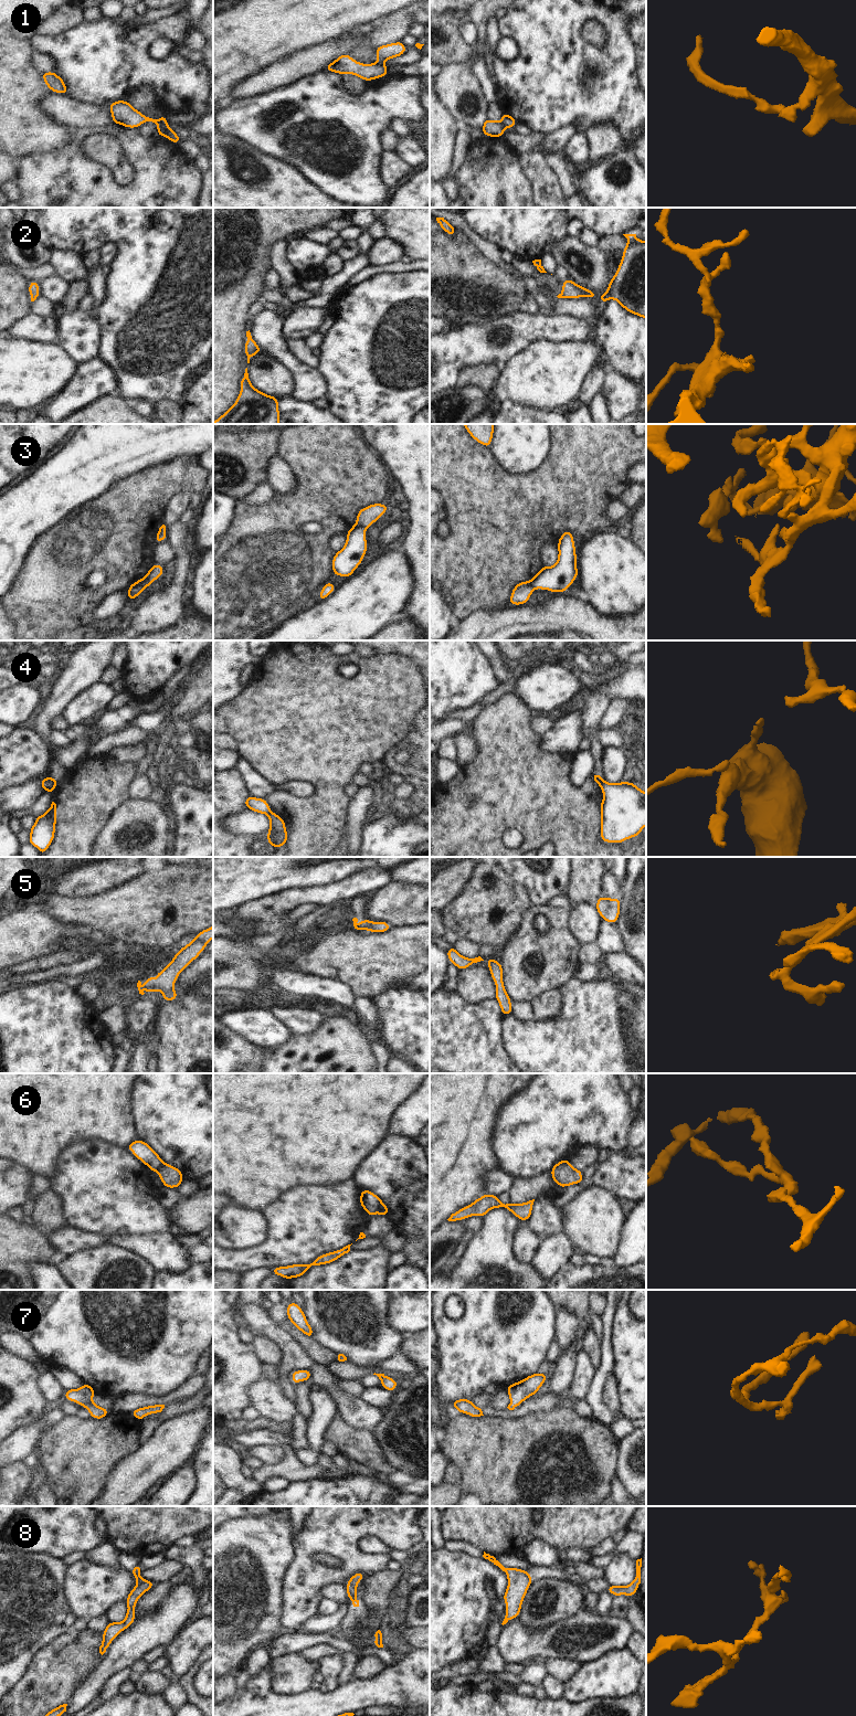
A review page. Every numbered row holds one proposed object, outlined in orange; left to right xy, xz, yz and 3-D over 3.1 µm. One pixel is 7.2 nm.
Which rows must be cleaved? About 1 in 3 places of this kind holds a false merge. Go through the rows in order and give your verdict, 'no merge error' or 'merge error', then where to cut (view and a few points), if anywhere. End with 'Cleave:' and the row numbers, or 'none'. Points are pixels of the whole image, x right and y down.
1: merge error; cut xy (167, 122), (158, 125)
2: no merge error; cut none
3: merge error; cut xz (355, 525), (365, 529)
4: merge error; cut xy (54, 779), (46, 791)
5: no merge error; cut none
6: merge error; cut xz (380, 1200), (374, 1213)
7: no merge error; cut none
8: no merge error; cut none
Cleave: 1, 3, 4, 6

